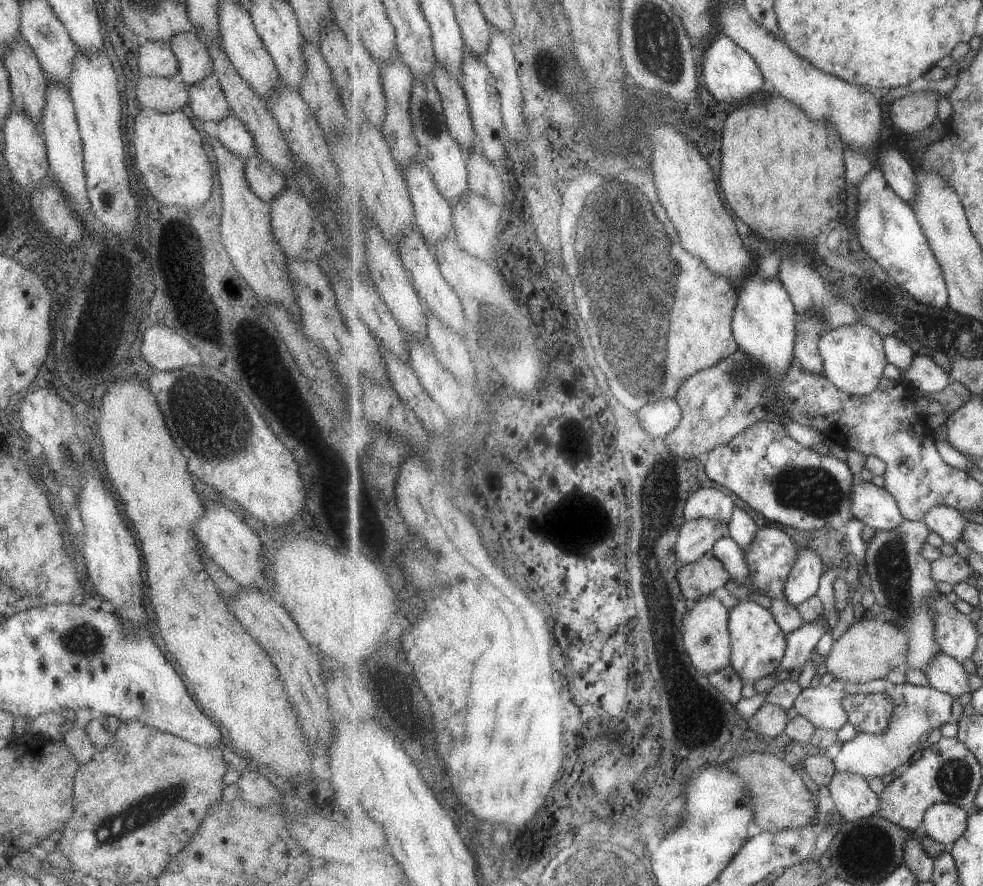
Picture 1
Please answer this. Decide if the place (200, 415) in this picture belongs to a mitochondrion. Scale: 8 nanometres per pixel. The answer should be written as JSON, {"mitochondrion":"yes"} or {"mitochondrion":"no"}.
{"mitochondrion":"yes"}

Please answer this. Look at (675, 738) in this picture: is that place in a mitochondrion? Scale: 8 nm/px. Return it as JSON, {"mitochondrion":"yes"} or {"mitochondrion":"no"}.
{"mitochondrion":"no"}

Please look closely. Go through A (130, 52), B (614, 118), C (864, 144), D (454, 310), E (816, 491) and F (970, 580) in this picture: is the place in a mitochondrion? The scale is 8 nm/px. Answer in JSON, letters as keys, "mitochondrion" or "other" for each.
{"A":"other","B":"other","C":"mitochondrion","D":"other","E":"mitochondrion","F":"other"}

